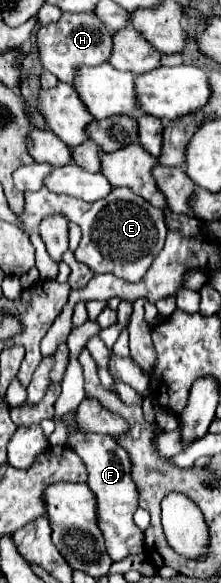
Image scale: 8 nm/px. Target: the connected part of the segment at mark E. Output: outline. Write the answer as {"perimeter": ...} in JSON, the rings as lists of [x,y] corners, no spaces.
{"perimeter":[[[119,187],[109,193],[109,197],[99,199],[95,203],[85,203],[81,199],[73,199],[67,195],[57,195],[47,189],[25,193],[25,211],[21,221],[25,231],[31,233],[41,225],[43,217],[63,215],[67,221],[77,223],[83,231],[83,243],[79,251],[75,251],[75,259],[89,265],[95,273],[111,273],[129,283],[141,281],[149,271],[149,265],[159,255],[167,235],[165,215],[147,203],[143,197],[135,195],[131,189]]]}

